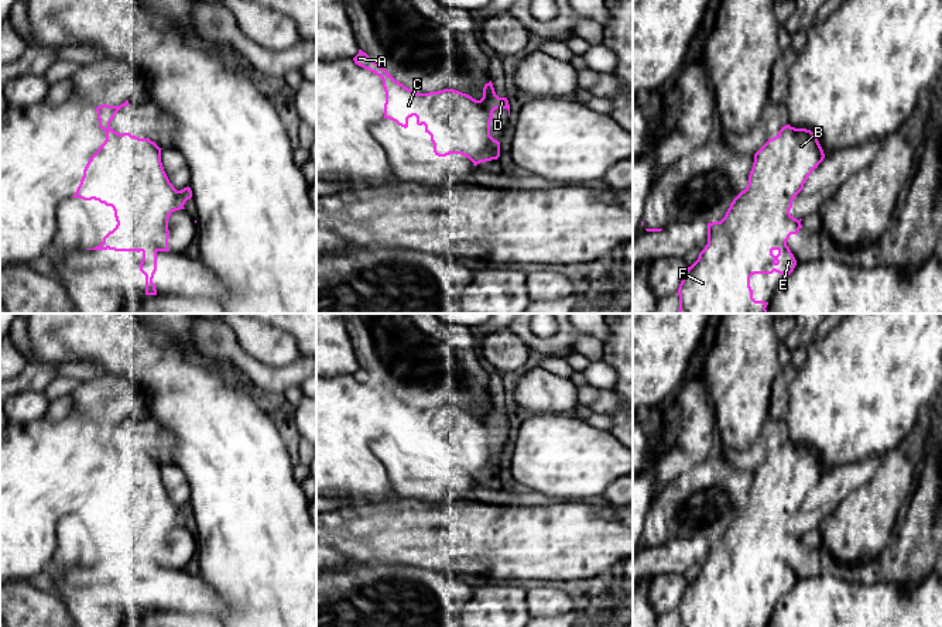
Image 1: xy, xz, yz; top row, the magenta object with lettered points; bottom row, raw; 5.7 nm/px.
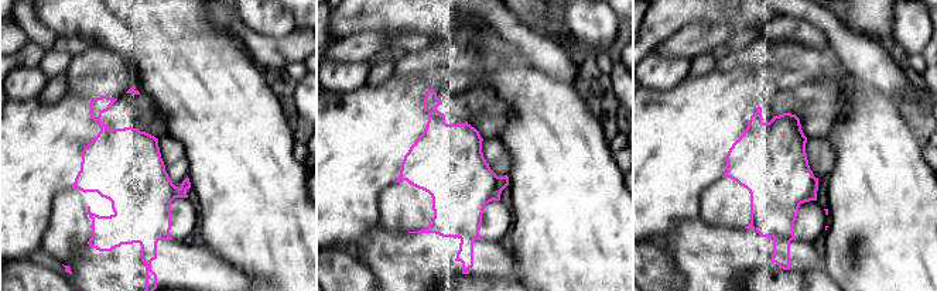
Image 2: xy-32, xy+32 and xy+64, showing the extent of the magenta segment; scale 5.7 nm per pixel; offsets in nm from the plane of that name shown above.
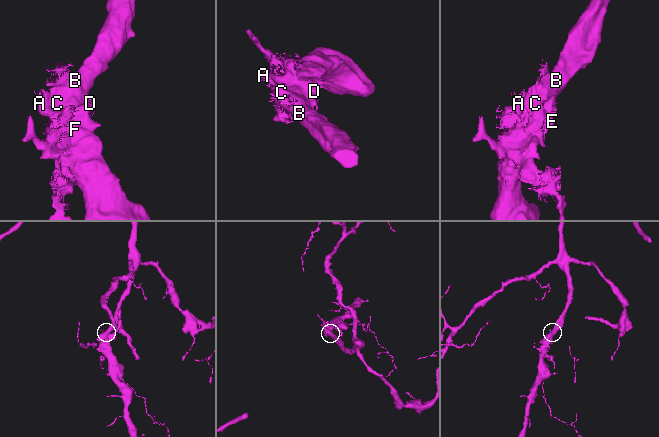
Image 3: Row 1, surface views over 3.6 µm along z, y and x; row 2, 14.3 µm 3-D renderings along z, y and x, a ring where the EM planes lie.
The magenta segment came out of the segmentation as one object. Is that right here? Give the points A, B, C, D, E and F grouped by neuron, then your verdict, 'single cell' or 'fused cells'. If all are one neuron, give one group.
A B C D E F | single cell

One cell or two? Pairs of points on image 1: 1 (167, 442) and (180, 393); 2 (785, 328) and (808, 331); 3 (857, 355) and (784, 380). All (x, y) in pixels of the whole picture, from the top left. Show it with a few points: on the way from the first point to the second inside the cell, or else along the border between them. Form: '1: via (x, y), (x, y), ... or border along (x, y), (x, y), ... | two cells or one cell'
1: border along (154, 420), (174, 439), (174, 463) | two cells
2: border along (793, 328), (783, 341) | two cells
3: border along (795, 376), (787, 389) | two cells

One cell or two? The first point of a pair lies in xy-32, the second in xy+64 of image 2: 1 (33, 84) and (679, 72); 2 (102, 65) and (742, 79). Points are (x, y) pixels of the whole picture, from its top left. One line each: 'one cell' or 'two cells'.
1: one cell
2: two cells

